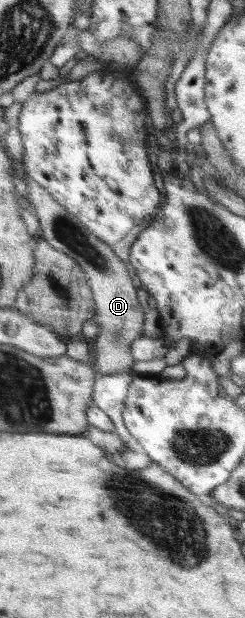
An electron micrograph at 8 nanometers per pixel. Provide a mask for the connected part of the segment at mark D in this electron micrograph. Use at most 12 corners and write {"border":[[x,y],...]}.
{"border":[[24,179],[44,238],[87,276],[99,375],[132,372],[144,296],[110,245]]}

